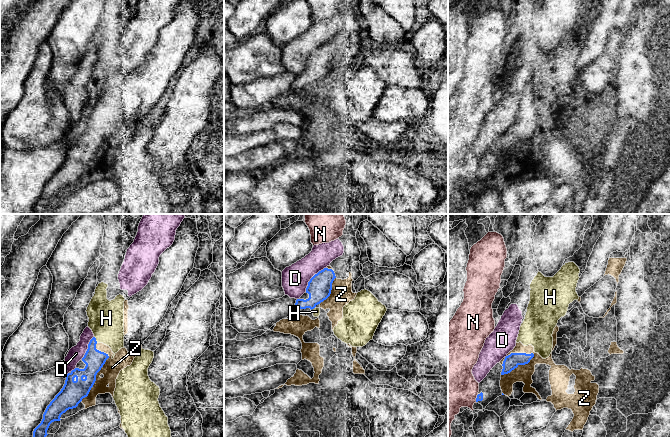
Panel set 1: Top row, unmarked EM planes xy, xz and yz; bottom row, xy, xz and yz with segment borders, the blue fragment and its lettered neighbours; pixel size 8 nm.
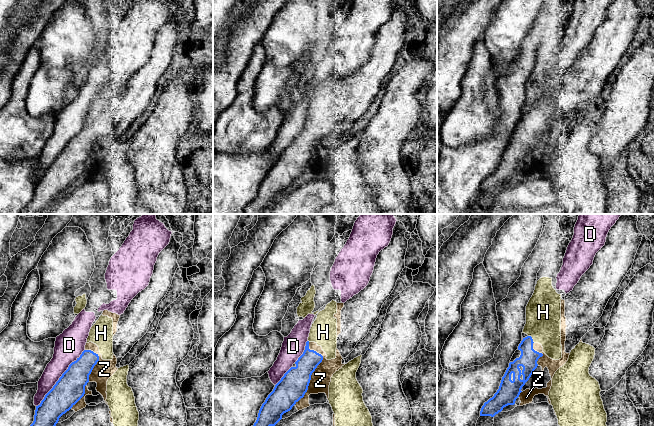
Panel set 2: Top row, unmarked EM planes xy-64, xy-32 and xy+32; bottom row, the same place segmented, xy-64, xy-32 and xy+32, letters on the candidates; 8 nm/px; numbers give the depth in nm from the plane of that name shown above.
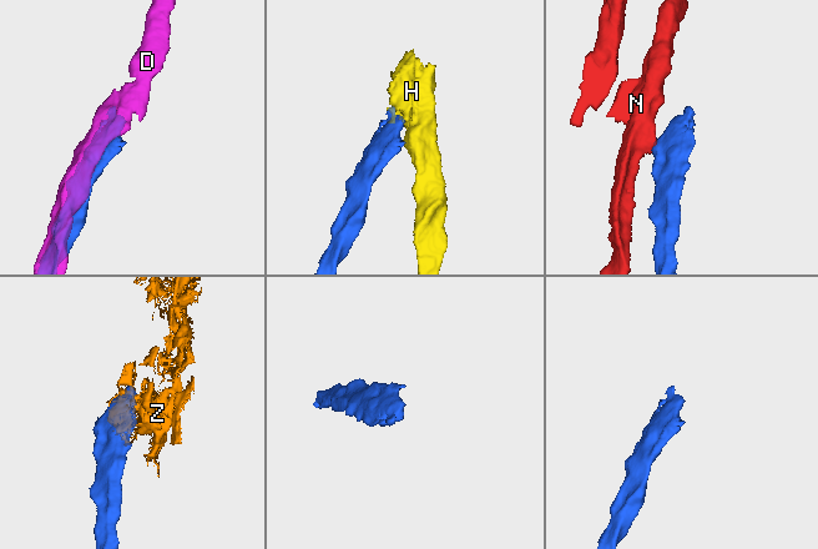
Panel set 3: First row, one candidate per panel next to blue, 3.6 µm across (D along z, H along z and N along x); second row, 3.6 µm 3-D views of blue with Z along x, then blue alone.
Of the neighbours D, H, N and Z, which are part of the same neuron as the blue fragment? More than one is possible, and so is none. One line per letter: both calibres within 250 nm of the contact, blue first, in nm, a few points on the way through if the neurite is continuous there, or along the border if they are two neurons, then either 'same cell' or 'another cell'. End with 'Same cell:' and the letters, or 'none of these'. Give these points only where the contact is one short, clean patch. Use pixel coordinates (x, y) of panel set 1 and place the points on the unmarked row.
D: 190 nm thick on the blue side, 220 nm on the other; another cell
H: 160 nm thick on the blue side, 280 nm on the other; another cell
N: 50 nm thick on the blue side, 400 nm on the other; another cell
Z: 160 nm thick on the blue side, 140 nm on the other; same cell
Same cell: Z

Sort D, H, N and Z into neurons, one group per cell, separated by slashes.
D / H / N / Z

